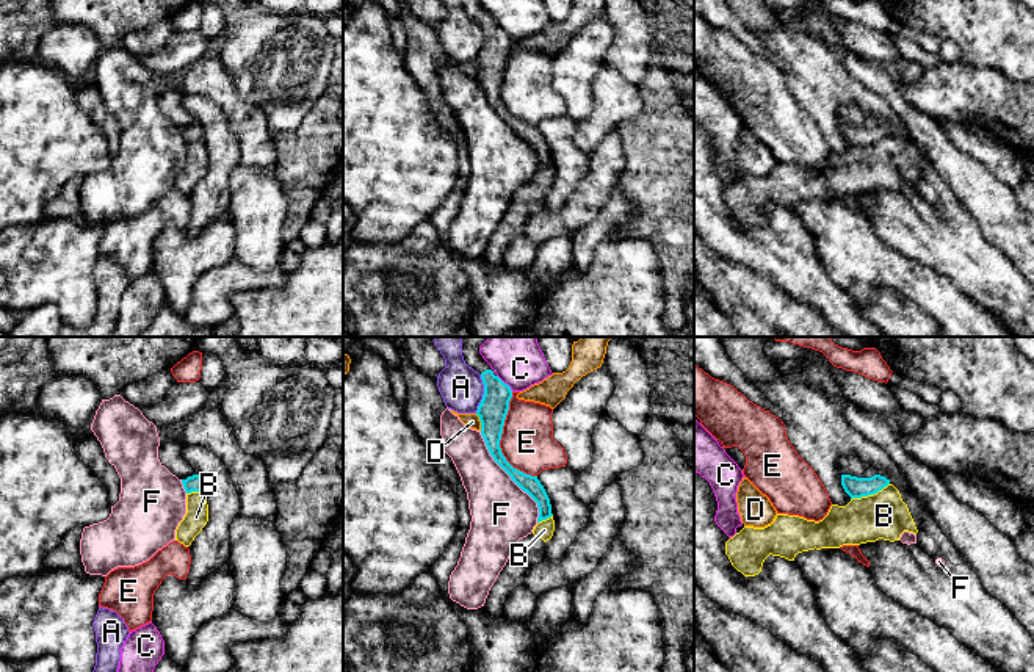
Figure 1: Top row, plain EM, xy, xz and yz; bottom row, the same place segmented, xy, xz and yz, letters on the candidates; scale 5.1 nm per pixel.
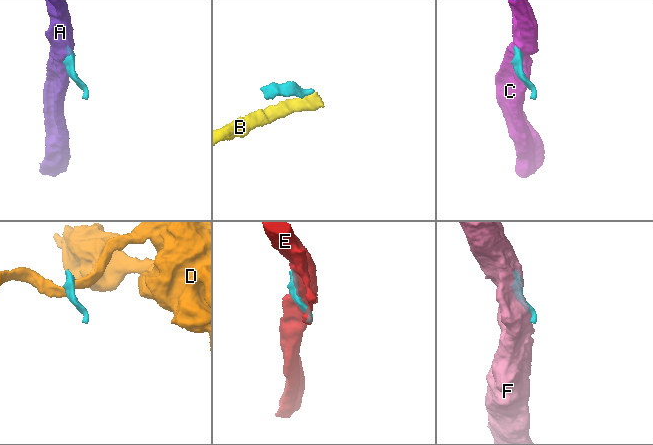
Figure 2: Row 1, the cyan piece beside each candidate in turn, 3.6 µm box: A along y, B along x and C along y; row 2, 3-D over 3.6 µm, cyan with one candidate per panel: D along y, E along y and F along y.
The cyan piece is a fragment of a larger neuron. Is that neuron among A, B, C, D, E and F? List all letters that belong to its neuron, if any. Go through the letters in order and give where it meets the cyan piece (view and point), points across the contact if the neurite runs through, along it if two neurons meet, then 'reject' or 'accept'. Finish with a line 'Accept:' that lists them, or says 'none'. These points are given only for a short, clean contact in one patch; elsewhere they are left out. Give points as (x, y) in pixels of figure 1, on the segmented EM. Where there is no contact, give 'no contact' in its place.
A: contact xz (484, 393); border xz (481, 375), (483, 398), (475, 412); reject
B: contact yz (870, 494); border yz (889, 483), (873, 494), (851, 500); reject
C: contact xz (503, 382); border xz (497, 375), (513, 390); reject
D: contact xz (480, 420); border xz (475, 414), (481, 429); reject
E: contact xz (500, 439); reject
F: contact xz (509, 475); reject
Accept: none

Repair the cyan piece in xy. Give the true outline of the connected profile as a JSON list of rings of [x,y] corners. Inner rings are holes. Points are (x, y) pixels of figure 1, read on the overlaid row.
[[[168,439],[158,446],[158,459],[172,475],[175,475],[186,493],[201,492],[204,489],[202,478],[182,456],[182,442]]]

